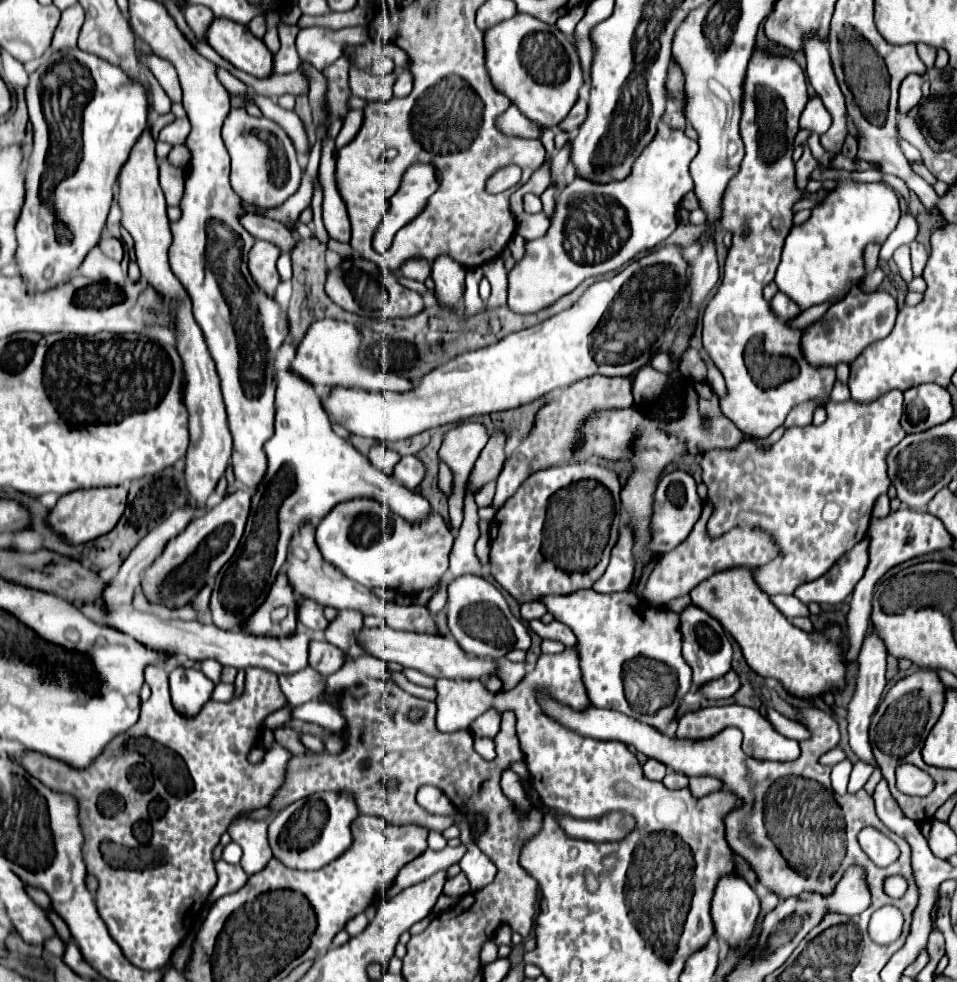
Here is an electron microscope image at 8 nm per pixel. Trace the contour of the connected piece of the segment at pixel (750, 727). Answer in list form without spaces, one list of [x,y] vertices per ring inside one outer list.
[[[742,705],[706,707],[706,709],[698,709],[698,711],[686,713],[678,721],[676,737],[684,737],[684,739],[708,739],[708,737],[718,735],[726,727],[738,727],[742,731],[742,735],[744,735],[744,739],[742,739],[742,751],[748,757],[766,759],[766,761],[794,761],[794,759],[800,757],[800,745],[798,745],[798,741],[780,735],[772,727],[772,723],[766,717],[762,717],[756,709],[742,707]]]

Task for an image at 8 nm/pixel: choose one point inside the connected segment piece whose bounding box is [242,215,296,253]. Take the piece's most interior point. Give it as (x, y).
(265, 228)

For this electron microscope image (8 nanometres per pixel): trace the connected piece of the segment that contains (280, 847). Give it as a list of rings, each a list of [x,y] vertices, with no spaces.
[[[322,791],[282,809],[268,825],[268,841],[276,859],[292,869],[320,869],[340,857],[352,843],[350,823],[358,817],[352,795]]]

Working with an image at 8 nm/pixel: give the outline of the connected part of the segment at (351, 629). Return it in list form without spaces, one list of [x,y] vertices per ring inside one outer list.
[[[342,609],[338,611],[336,619],[328,623],[326,627],[326,641],[340,649],[350,649],[354,645],[354,633],[362,629],[364,615],[356,609]]]

